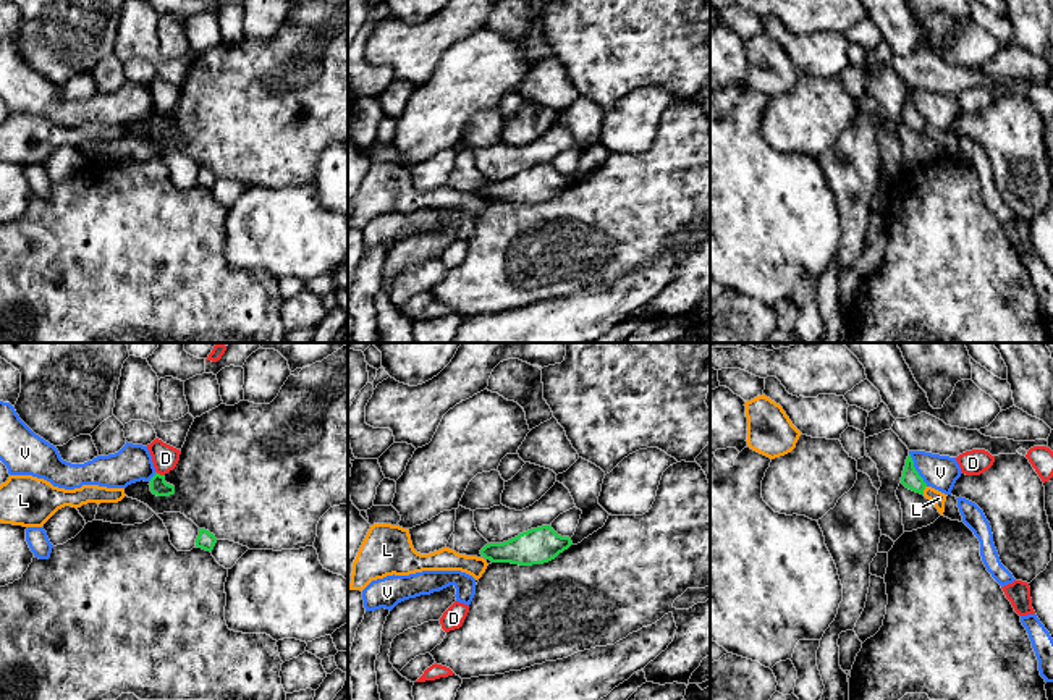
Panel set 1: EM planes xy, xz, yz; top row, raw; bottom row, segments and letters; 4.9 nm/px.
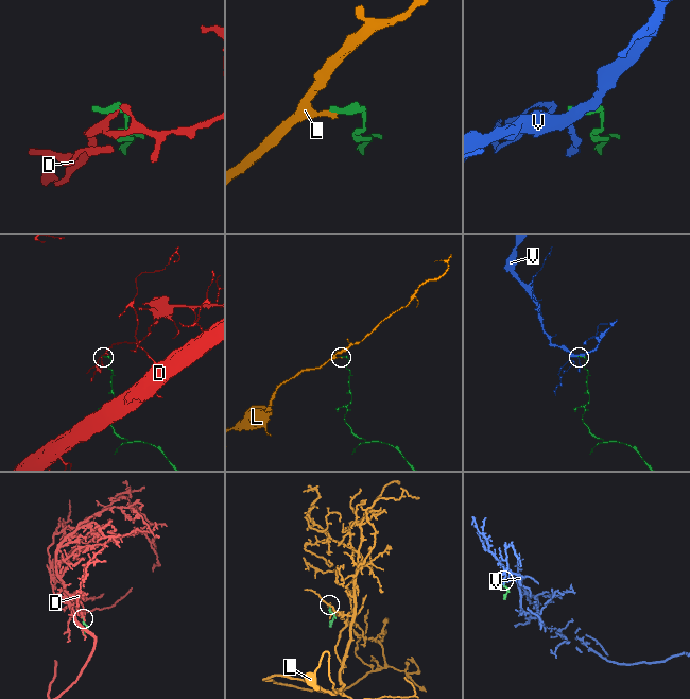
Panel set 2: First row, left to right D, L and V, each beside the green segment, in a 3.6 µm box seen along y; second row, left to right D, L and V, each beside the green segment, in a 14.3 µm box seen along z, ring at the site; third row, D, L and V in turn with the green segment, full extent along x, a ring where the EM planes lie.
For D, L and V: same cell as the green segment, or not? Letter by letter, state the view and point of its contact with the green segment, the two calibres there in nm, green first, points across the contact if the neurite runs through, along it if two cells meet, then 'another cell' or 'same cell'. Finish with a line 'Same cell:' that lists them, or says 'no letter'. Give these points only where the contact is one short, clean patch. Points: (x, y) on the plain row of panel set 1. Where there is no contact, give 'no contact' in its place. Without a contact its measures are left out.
D: contact xy (159, 112); calibres 90 and 130 nm; border xy (157, 110), (164, 113); another cell
L: contact yz (924, 126); calibres 90 and 70 nm; border yz (926, 123), (922, 131); another cell
V: contact yz (914, 107); calibres 90 and 170 nm; border yz (909, 91), (914, 107), (927, 123); another cell
Same cell: no letter

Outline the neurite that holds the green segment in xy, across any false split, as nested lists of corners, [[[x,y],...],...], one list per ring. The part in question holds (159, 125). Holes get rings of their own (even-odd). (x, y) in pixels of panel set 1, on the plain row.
[[[155,112],[150,116],[150,129],[157,134],[170,134],[175,131],[175,124],[165,120],[165,113]]]

